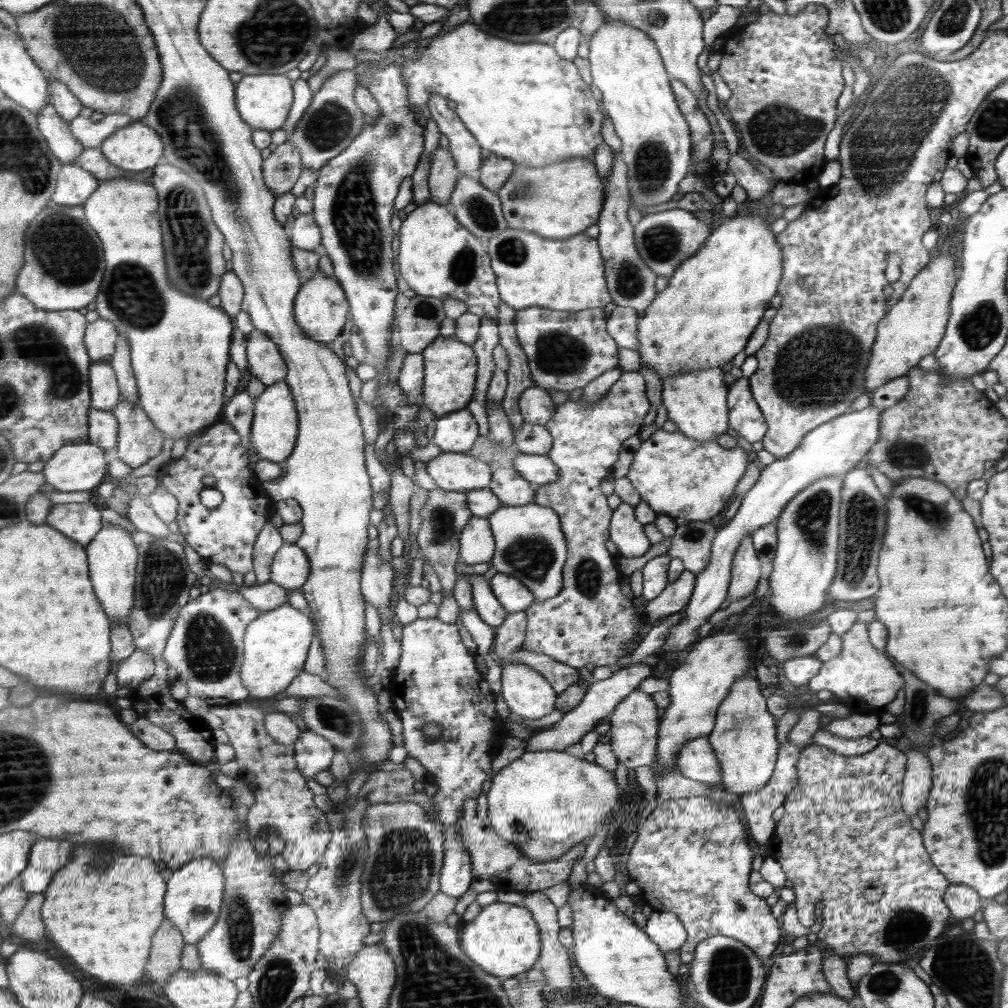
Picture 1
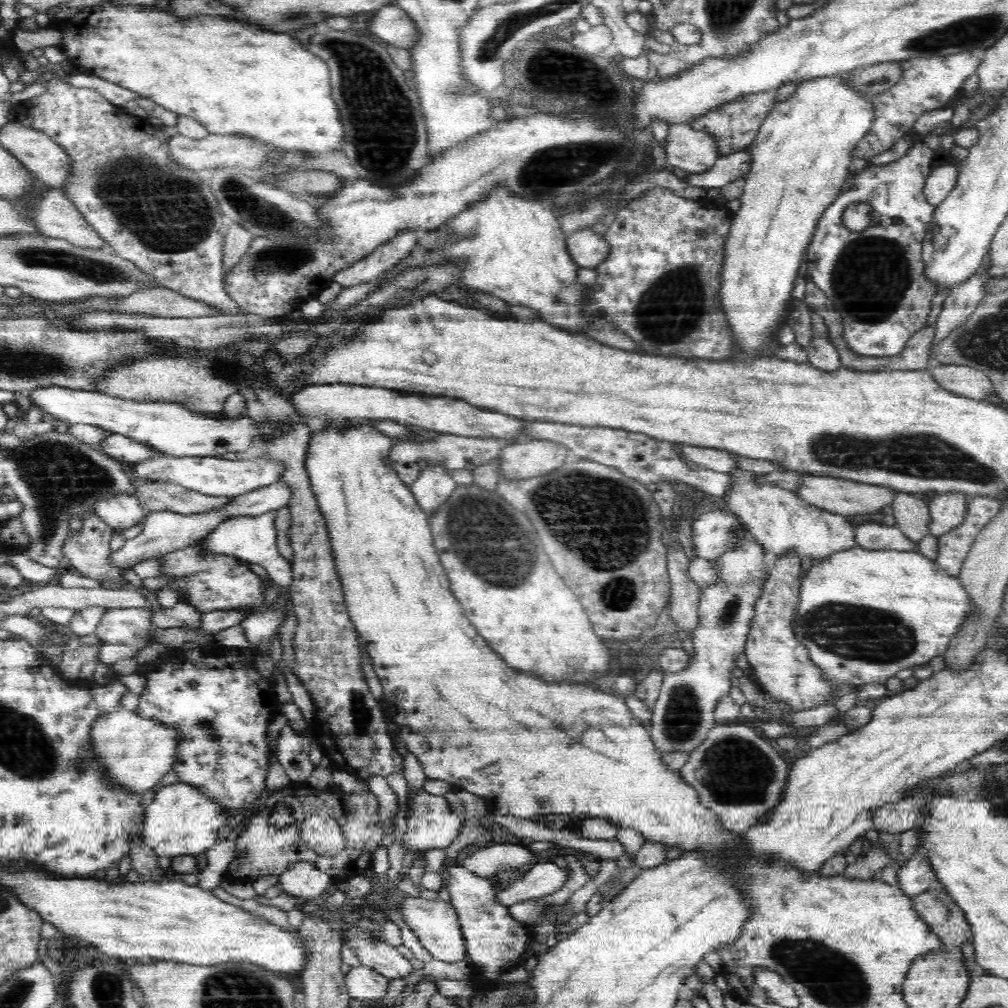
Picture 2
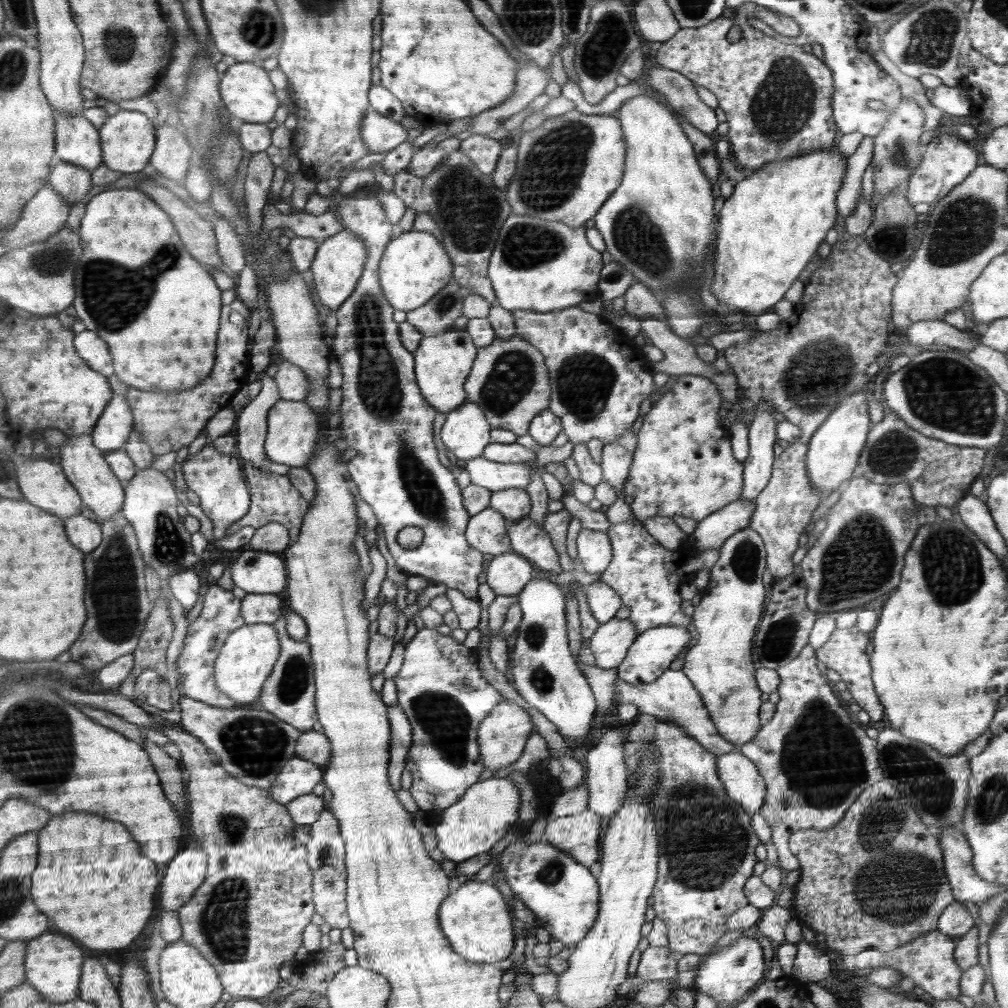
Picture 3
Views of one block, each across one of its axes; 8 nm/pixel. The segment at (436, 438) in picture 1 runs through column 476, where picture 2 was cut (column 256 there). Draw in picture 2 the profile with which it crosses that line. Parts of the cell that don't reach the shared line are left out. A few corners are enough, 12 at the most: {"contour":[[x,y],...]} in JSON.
{"contour":[[38,387],[56,419],[146,443],[156,456],[244,456],[280,420]]}

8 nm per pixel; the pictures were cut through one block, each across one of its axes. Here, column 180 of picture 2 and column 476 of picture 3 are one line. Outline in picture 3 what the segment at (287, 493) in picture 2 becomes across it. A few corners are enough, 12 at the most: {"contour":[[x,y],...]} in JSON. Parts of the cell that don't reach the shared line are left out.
{"contour":[[490,506],[470,518],[472,548],[494,557],[510,551],[508,523]]}

